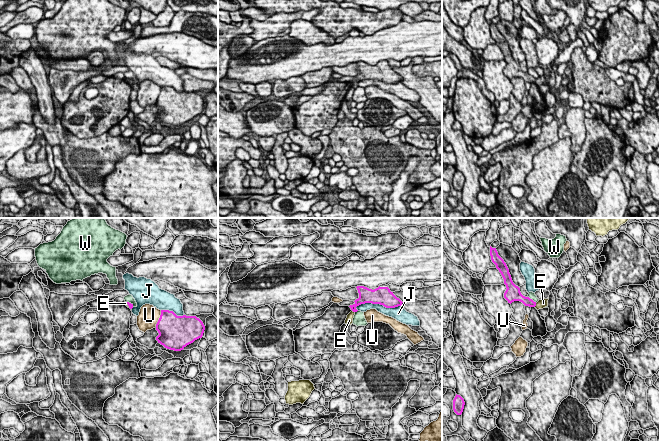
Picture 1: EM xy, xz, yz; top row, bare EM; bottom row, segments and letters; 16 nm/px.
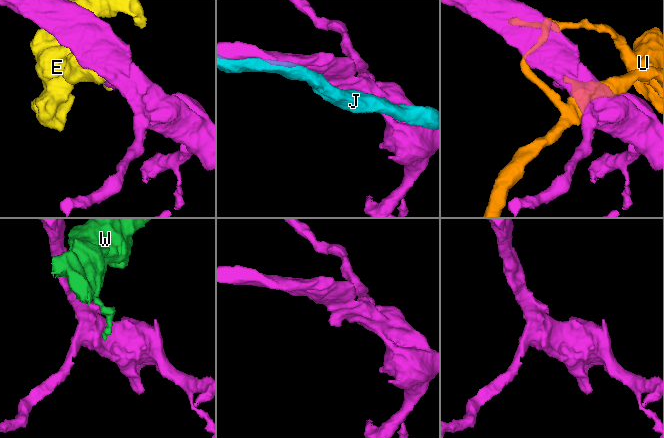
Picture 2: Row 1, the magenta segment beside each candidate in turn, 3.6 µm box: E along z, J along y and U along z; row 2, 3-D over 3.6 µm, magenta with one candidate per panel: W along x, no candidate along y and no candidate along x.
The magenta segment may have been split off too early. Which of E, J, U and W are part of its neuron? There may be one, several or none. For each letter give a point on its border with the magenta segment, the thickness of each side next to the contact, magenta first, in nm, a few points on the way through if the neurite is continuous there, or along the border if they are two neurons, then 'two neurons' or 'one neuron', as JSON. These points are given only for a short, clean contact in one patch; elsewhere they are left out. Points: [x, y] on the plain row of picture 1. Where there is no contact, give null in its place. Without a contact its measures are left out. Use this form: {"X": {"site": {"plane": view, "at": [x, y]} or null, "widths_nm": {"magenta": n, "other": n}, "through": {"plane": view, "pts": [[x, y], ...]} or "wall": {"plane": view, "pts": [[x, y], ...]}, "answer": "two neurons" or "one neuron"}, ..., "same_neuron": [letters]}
{"E": {"site": {"plane": "yz", "at": [535, 81]}, "widths_nm": {"magenta": 140, "other": 140}, "wall": {"plane": "yz", "pts": [[536, 79], [534, 82]]}, "answer": "two neurons"}, "J": {"site": {"plane": "xz", "at": [377, 79]}, "widths_nm": {"magenta": 280, "other": 130}, "answer": "two neurons"}, "U": {"site": {"plane": "xy", "at": [159, 94]}, "widths_nm": {"magenta": 440, "other": 320}, "answer": "two neurons"}, "W": {"site": {"plane": "yz", "at": [531, 75]}, "widths_nm": {"magenta": 170, "other": 120}, "wall": {"plane": "yz", "pts": [[528, 72], [536, 78]]}, "answer": "two neurons"}, "same_neuron": []}

